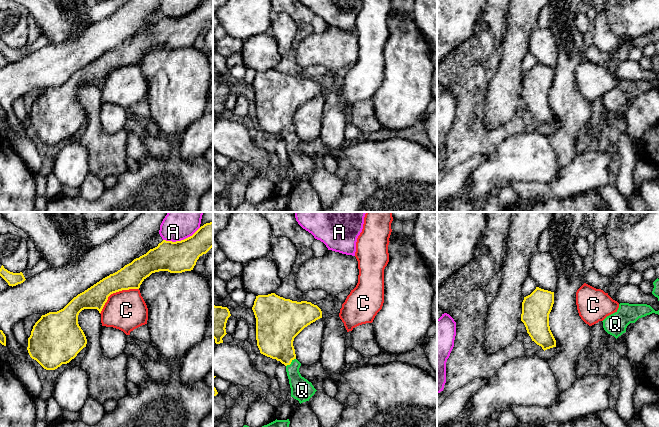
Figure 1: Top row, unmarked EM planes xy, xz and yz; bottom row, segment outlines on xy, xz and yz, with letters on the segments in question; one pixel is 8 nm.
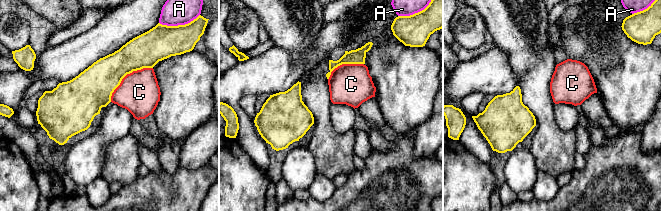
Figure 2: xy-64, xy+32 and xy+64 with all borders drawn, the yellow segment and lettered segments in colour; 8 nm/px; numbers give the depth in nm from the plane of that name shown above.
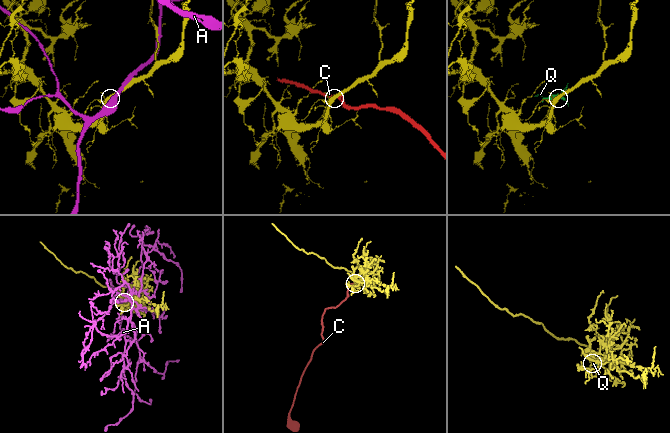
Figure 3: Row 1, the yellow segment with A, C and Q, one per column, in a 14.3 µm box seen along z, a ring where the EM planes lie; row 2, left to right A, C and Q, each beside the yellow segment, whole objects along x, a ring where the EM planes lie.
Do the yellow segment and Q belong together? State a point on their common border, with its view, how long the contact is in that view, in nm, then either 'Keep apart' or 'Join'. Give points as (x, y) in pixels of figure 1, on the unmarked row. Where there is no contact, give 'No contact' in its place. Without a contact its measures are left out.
Touches yellow at xz (290, 139). Shared border 100 nm. Join

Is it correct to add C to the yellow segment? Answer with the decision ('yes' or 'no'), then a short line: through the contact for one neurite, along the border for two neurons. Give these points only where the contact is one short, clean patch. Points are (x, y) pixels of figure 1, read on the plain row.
no

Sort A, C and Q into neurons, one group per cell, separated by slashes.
A / C / Q

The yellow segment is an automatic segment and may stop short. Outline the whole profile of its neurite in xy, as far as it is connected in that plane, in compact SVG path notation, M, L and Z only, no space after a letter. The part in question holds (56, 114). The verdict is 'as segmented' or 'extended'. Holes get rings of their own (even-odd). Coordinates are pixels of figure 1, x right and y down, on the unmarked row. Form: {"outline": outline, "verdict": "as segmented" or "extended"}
{"outline": "M204 0L192 12L181 17L163 16L146 30L78 70L63 85L42 91L28 114L30 133L46 146L55 146L69 139L87 120L78 100L82 86L97 85L101 89L111 70L139 65L152 49L191 47L199 33L212 23L213 0Z", "verdict": "as segmented"}

